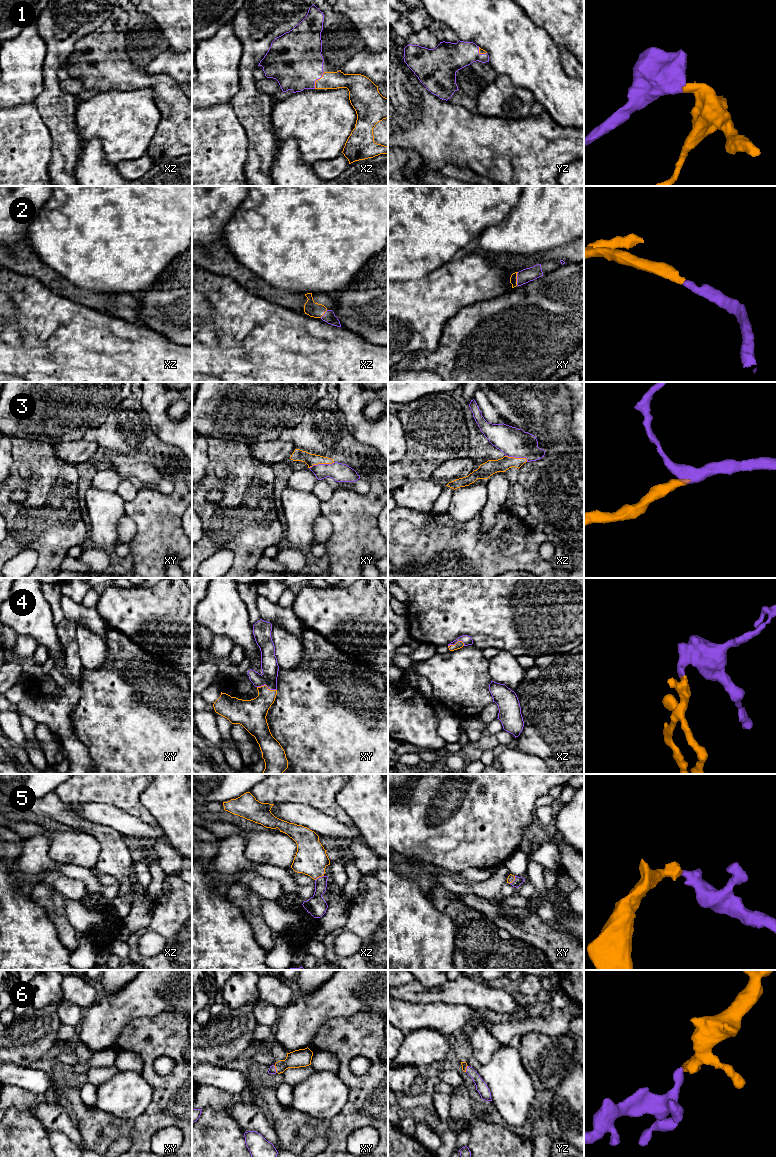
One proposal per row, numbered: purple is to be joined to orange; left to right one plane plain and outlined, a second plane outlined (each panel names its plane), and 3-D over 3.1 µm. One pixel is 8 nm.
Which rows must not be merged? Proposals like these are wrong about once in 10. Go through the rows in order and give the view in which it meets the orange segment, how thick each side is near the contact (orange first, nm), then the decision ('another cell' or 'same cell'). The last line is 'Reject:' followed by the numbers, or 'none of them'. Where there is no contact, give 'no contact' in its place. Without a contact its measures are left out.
1: meets orange in xz; 140 nm thick on the orange side, 440 nm on the other; same cell
2: meets orange in xy; 60 nm thick on the orange side, 120 nm on the other; same cell
3: meets orange in xy; 100 nm thick on the orange side, 150 nm on the other; same cell
4: meets orange in xy; 220 nm thick on the orange side, 140 nm on the other; same cell
5: meets orange in xz; 260 nm thick on the orange side, 160 nm on the other; same cell
6: meets orange in xy; 140 nm thick on the orange side, 60 nm on the other; same cell
Reject: none of them

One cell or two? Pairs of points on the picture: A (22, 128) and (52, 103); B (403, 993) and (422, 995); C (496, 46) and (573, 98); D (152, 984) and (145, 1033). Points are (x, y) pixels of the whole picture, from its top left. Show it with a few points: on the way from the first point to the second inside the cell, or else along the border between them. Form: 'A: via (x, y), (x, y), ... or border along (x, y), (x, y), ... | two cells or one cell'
A: border along (33, 103), (50, 135) | two cells
B: via (408, 993), (417, 994) | one cell
C: via (515, 46), (554, 82) | one cell
D: border along (169, 1009), (151, 1017), (134, 1018), (125, 1025) | two cells

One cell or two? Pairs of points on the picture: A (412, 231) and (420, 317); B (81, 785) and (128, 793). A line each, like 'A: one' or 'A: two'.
A: two
B: one

